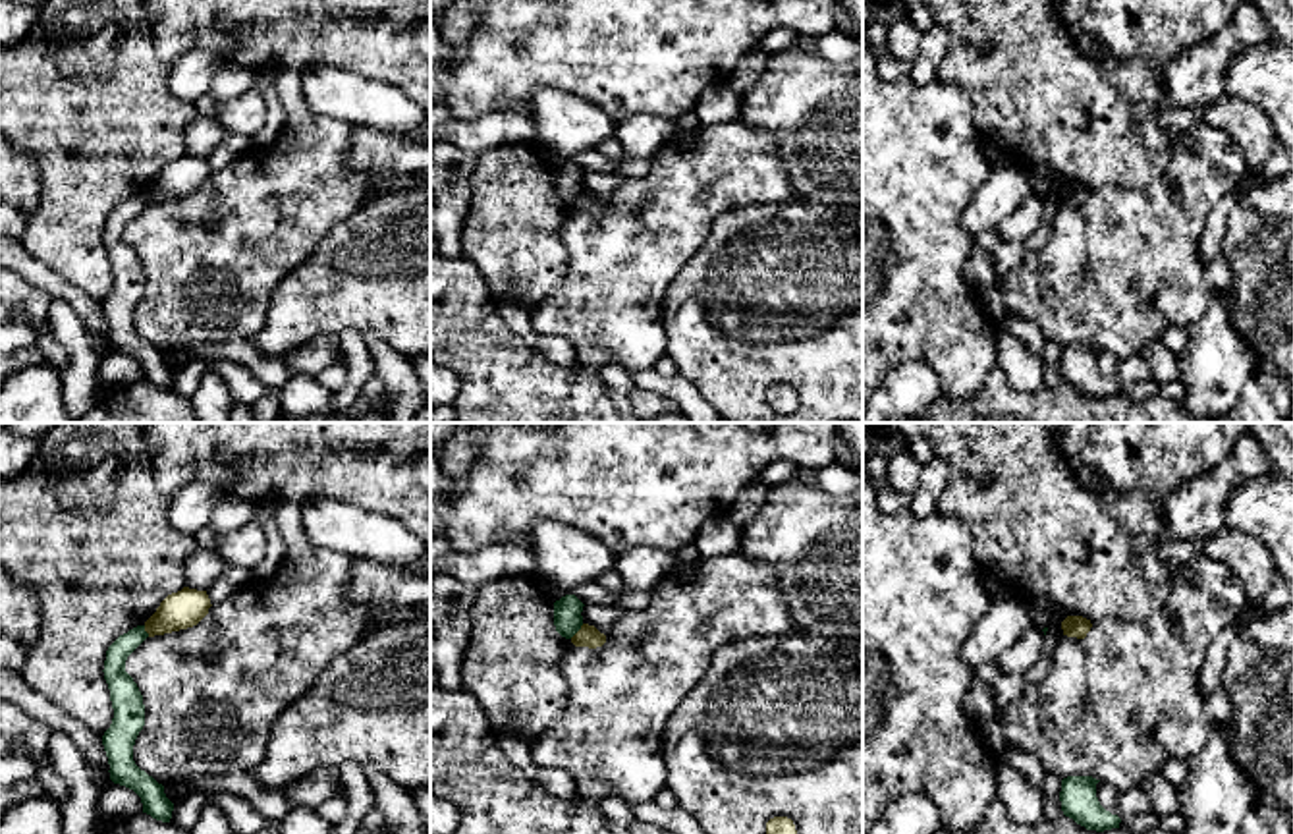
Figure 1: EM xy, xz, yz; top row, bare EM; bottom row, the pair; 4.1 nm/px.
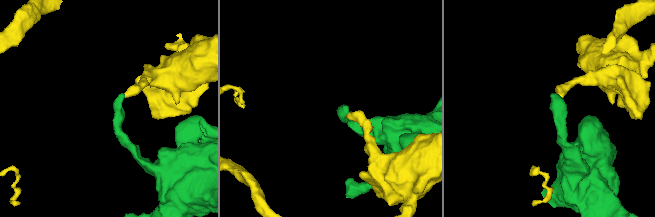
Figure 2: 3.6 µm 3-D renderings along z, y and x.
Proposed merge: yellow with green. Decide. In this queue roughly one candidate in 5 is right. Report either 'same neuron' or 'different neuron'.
different neuron

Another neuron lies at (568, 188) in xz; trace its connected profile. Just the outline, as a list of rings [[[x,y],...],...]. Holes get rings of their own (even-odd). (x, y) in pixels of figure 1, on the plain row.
[[[565,162],[554,170],[554,193],[562,205],[571,207],[581,197],[583,174],[575,162]]]

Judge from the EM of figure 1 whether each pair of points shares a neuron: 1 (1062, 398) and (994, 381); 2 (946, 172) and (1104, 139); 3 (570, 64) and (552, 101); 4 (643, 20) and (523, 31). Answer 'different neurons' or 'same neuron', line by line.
1: same neuron
2: different neurons
3: different neurons
4: same neuron

